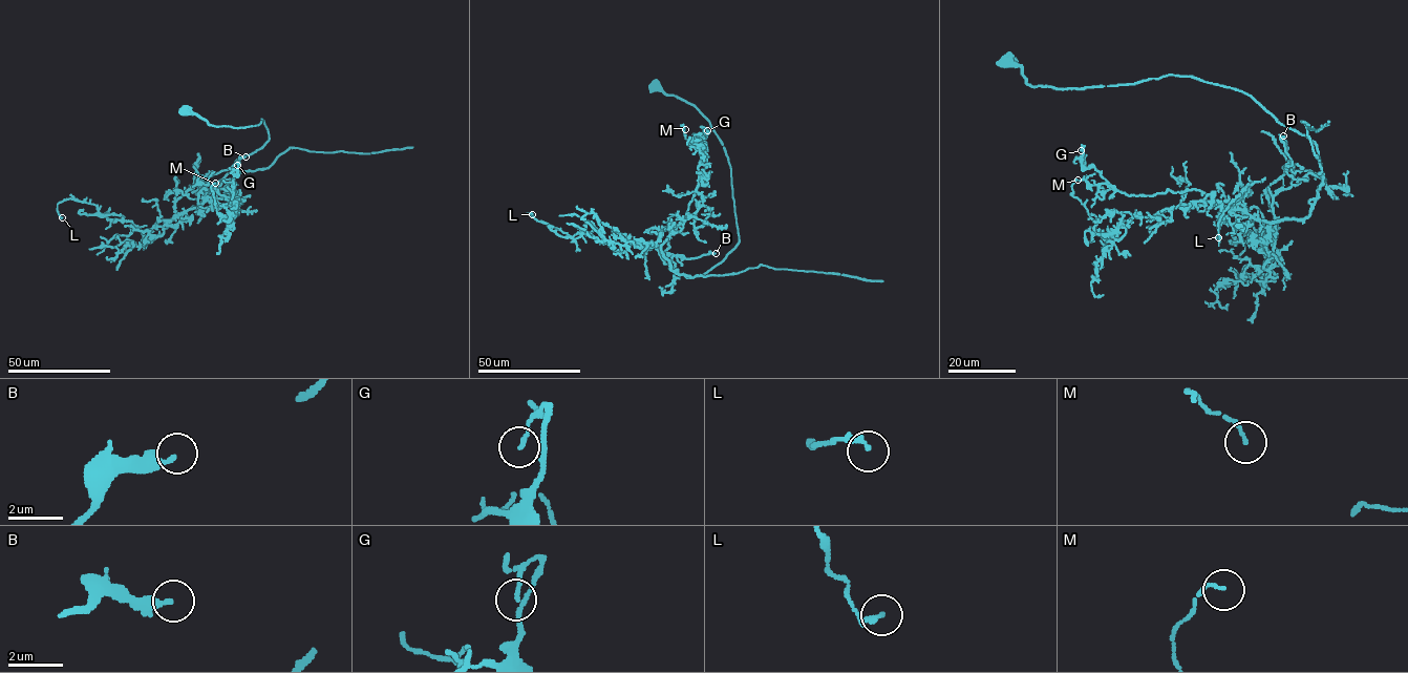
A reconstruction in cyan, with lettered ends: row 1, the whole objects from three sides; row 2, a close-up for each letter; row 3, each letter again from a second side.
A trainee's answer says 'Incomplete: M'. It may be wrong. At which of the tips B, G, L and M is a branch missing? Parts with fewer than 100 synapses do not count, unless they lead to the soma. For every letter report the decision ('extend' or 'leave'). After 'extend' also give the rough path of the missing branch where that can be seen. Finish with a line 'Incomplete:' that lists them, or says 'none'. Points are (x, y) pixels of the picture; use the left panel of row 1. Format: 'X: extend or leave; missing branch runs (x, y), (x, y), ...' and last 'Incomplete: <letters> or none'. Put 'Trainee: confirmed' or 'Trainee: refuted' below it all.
B: leave
G: leave
L: leave
M: leave
Incomplete: none
Trainee: refuted

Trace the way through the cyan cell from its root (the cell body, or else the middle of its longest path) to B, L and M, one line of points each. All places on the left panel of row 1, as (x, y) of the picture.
B: (185, 110), (215, 126), (261, 119), (269, 140), (238, 159), (199, 207), (176, 215), (192, 186), (246, 156)
L: (185, 110), (215, 126), (261, 119), (269, 140), (150, 242), (93, 204), (64, 200), (62, 217)
M: (185, 110), (215, 126), (261, 119), (268, 129), (269, 141), (191, 208), (232, 195), (225, 219), (215, 183)

